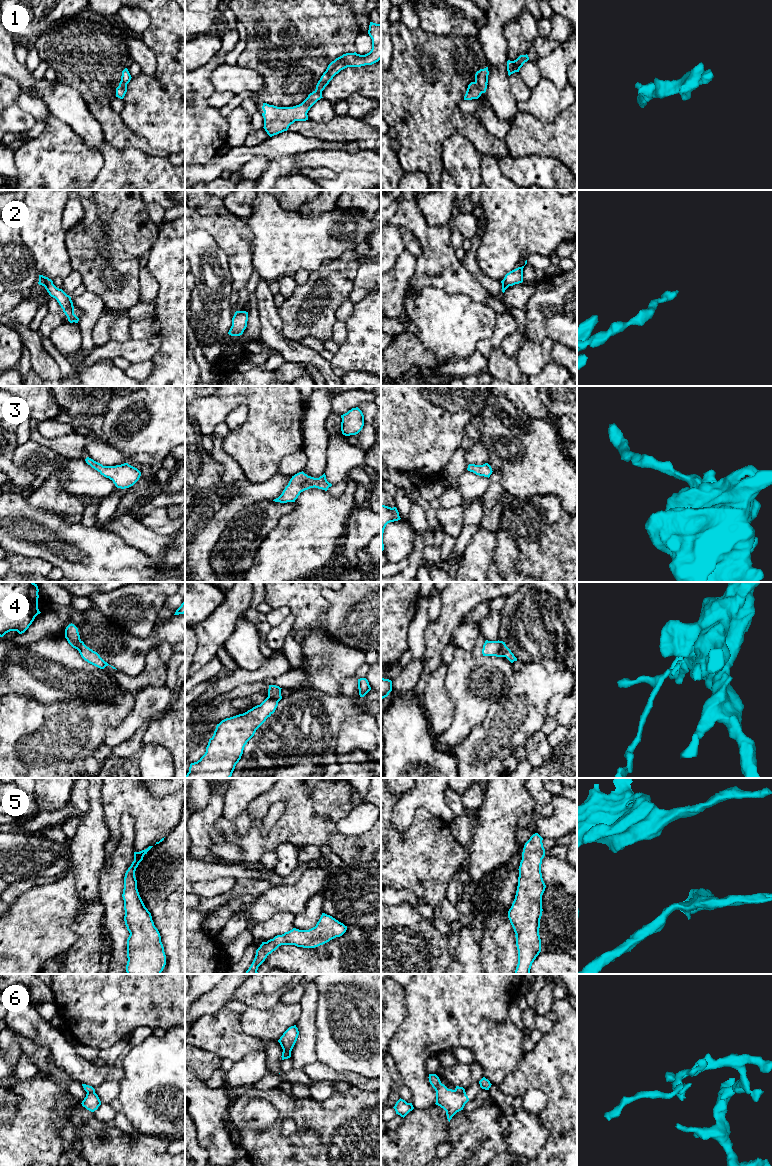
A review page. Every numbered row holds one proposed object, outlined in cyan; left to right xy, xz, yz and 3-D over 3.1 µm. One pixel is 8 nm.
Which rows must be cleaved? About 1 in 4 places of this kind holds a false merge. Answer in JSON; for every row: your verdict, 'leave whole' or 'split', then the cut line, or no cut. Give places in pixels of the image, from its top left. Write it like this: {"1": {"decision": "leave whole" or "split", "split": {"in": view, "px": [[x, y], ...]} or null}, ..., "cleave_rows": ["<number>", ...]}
{"1": {"decision": "leave whole", "split": null}, "2": {"decision": "leave whole", "split": null}, "3": {"decision": "leave whole", "split": null}, "4": {"decision": "split", "split": {"in": "yz", "px": [[499, 641], [501, 653], [504, 656]]}}, "5": {"decision": "leave whole", "split": null}, "6": {"decision": "split", "split": {"in": "xy", "px": [[94, 1091], [87, 1093]]}}, "cleave_rows": ["4", "6"]}

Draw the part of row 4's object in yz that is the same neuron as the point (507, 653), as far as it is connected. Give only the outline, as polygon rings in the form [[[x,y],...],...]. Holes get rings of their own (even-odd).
[[[500,641],[500,645],[501,645],[501,651],[504,657],[506,657],[511,663],[513,663],[514,661],[517,661],[517,658],[514,656],[511,650],[506,646],[505,642]]]

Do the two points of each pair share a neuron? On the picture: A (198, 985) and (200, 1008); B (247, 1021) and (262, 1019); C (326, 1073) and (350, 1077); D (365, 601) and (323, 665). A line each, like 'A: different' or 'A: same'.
A: different
B: same
C: same
D: different

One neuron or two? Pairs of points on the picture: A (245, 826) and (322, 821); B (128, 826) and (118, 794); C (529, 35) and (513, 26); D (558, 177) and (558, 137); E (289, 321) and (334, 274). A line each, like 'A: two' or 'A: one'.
A: two
B: two
C: two
D: two
E: one

